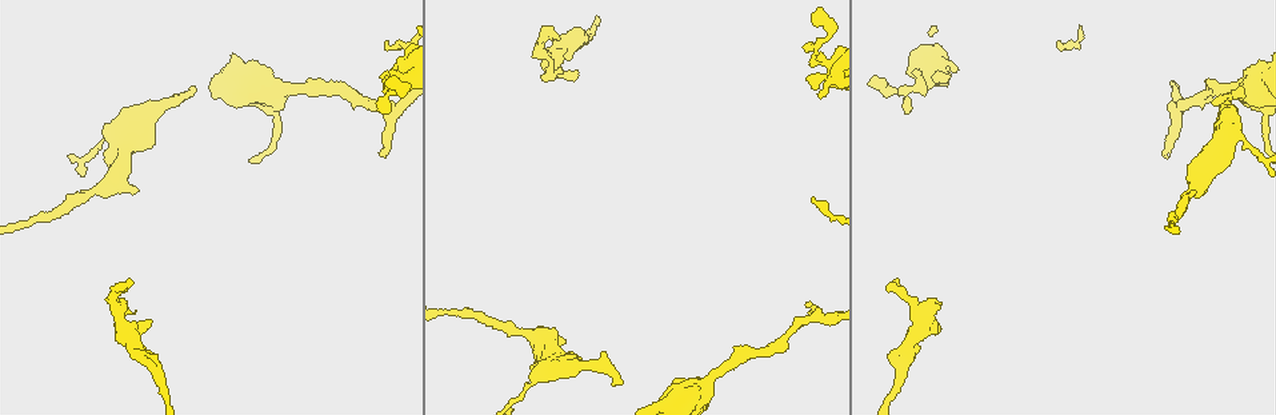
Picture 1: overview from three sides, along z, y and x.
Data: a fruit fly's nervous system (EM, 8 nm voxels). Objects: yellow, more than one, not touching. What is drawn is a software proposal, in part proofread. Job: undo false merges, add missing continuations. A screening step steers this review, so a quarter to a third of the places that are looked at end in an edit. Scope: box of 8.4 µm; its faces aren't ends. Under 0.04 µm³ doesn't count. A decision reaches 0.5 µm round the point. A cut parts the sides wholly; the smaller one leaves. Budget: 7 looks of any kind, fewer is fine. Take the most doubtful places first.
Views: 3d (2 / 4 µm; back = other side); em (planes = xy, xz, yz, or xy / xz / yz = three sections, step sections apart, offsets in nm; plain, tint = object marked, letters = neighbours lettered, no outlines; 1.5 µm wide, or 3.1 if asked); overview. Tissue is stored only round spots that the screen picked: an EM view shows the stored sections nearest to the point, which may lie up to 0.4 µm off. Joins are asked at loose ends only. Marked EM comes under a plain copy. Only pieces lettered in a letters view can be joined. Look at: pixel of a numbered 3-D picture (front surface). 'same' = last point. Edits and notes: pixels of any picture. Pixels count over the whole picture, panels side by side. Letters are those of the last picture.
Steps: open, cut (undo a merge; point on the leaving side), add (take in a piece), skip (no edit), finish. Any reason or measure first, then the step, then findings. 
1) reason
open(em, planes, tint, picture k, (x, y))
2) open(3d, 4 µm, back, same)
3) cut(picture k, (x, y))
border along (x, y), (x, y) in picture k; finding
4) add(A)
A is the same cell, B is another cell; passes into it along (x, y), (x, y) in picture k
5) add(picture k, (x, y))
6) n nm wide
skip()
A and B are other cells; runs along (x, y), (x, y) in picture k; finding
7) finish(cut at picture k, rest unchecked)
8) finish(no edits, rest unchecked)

branch stops here
open(em, planes, letters, picture 1, (193, 88))

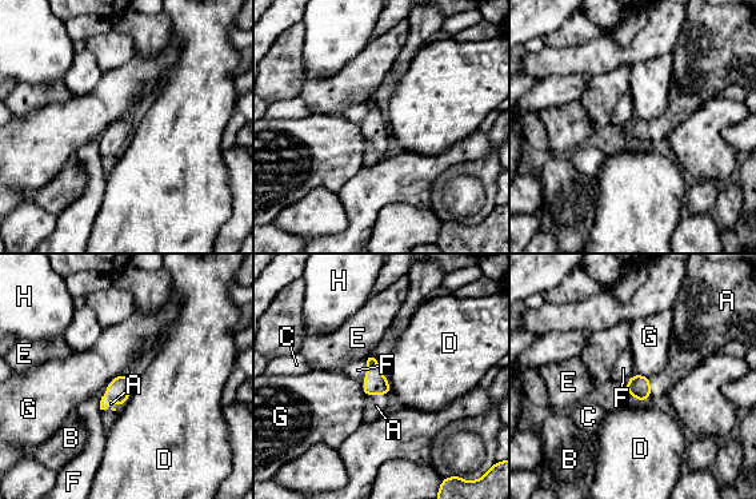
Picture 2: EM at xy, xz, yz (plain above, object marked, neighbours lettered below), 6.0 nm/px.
add(A)
A is the same cell, B, C, D, E, F, G and H are other cells; passes into it along (639, 386), (650, 392), (679, 363) in picture 2; it goes on there

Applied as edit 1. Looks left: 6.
free end
open(em, planes, tint, picture 1, (1162, 153))

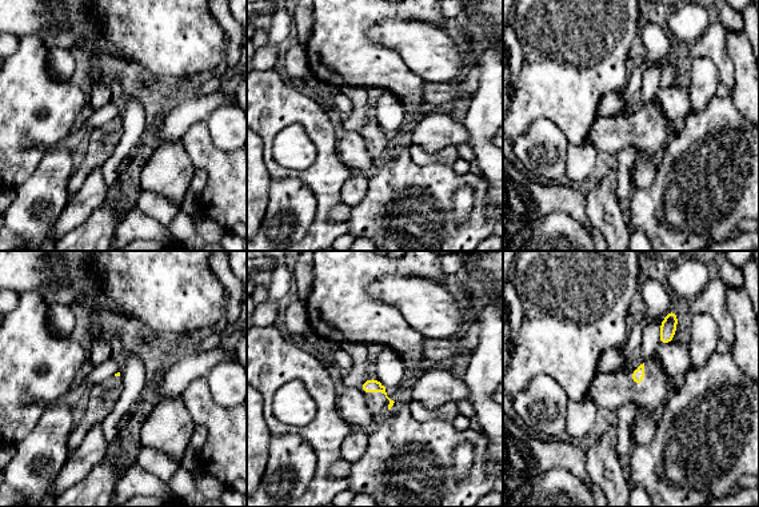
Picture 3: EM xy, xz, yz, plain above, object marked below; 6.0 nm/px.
open(em, planes, letters, same)

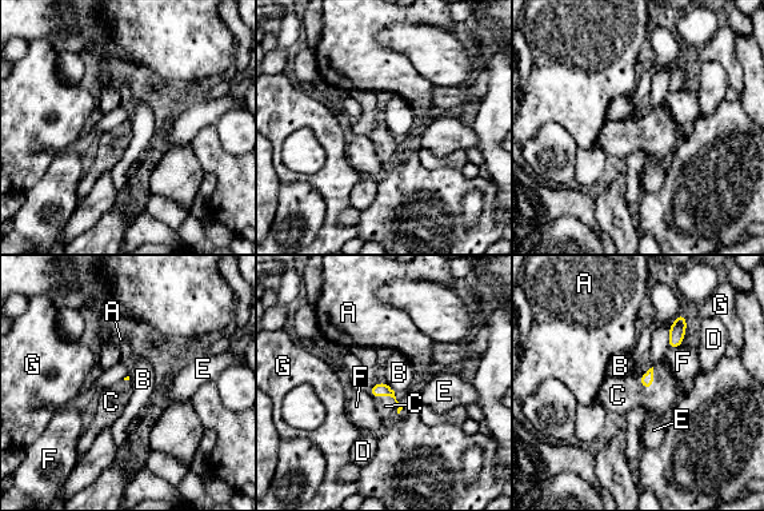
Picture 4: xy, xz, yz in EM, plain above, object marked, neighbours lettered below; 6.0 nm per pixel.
C touches over 160 nm
add(C)
C is the same cell, A, B, D, E, F and G are other cells; the neuron continues

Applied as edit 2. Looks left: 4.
open(overview)

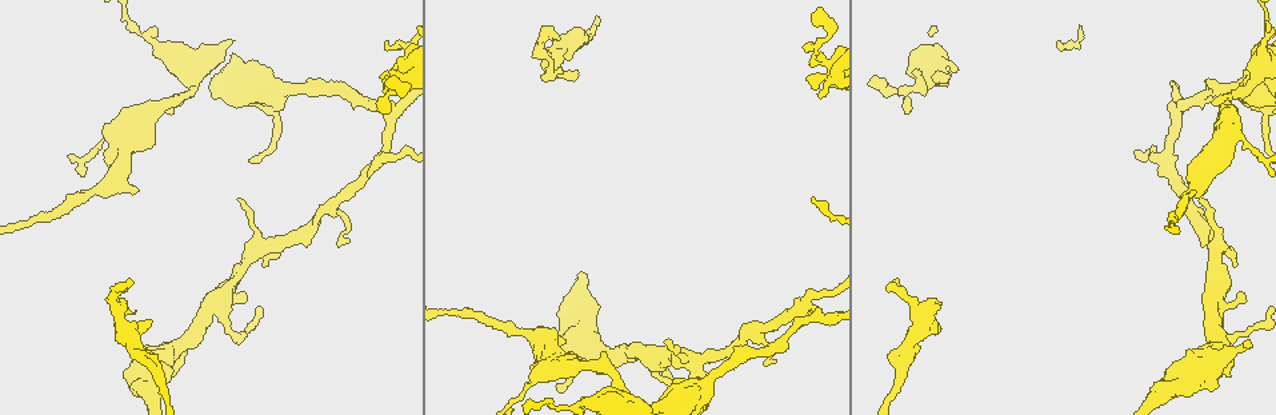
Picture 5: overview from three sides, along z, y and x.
free end
open(3d, 2 µm, picture 5, (814, 45))

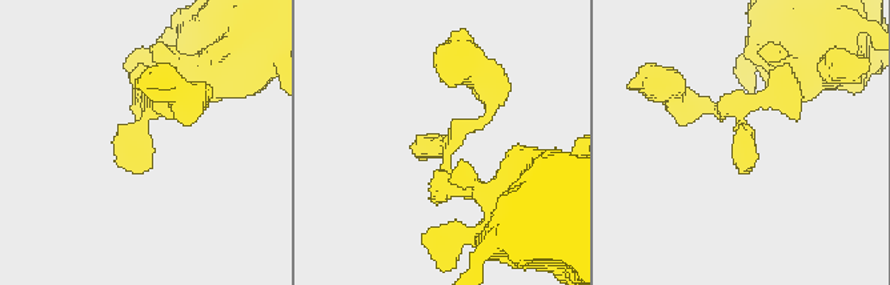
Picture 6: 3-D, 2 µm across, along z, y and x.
open(em, planes, letters, picture 6, (438, 140))

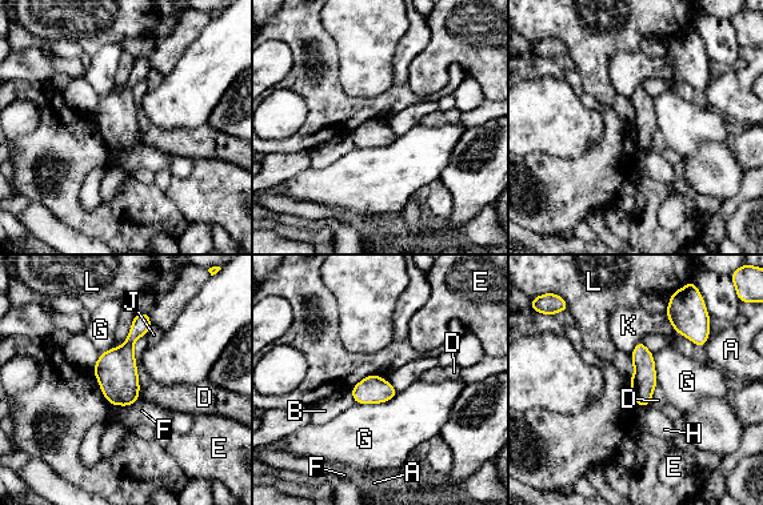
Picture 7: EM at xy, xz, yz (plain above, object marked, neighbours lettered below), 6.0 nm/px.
G touches over 280 nm
skip()
A, B, D, E, F, G, H, J, K and L are other cells; border along (398, 392), (384, 401), (355, 403) in picture 7; none of them fits

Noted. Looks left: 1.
finish(add at picture 2, add at picture 4, rest unchecked)

